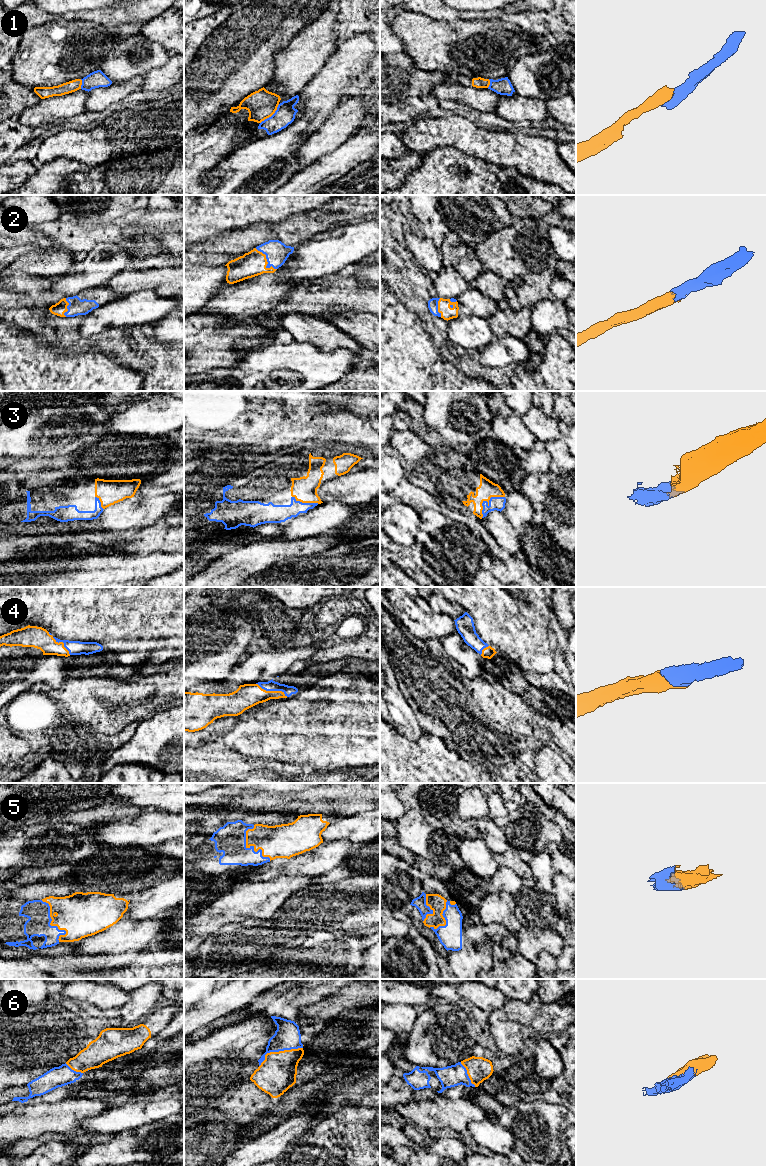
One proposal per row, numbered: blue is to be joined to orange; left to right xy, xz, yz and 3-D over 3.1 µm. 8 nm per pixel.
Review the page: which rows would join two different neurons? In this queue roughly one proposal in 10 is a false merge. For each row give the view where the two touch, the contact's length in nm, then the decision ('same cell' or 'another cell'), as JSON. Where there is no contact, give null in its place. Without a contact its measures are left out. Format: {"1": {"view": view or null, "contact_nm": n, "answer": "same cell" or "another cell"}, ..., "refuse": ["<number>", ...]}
{"1": {"view": "xz", "contact_nm": 220, "answer": "same cell"}, "2": {"view": "xz", "contact_nm": 240, "answer": "same cell"}, "3": {"view": "yz", "contact_nm": 260, "answer": "same cell"}, "4": {"view": "xz", "contact_nm": 280, "answer": "same cell"}, "5": {"view": "xz", "contact_nm": 320, "answer": "same cell"}, "6": {"view": "xz", "contact_nm": 380, "answer": "same cell"}, "refuse": []}

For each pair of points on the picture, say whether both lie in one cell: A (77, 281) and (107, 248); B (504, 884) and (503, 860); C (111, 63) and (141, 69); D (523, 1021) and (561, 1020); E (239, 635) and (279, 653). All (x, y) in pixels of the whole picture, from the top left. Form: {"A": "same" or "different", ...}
{"A": "same", "B": "different", "C": "same", "D": "same", "E": "different"}

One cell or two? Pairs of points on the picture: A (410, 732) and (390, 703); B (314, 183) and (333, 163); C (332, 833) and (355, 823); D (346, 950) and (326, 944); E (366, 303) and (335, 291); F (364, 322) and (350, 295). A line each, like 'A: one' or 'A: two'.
A: one
B: one
C: one
D: one
E: one
F: two

